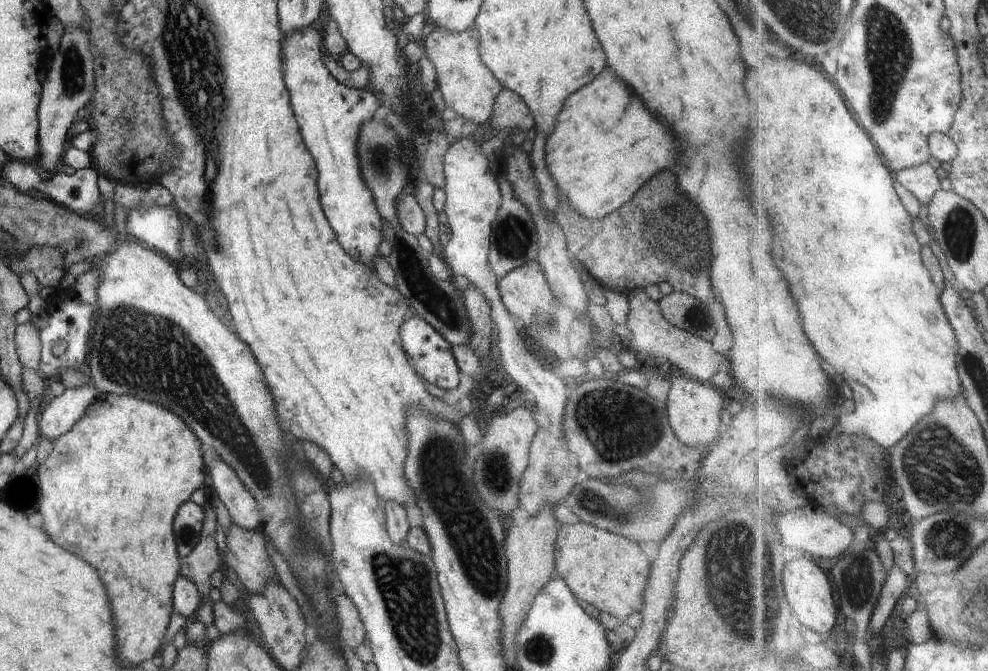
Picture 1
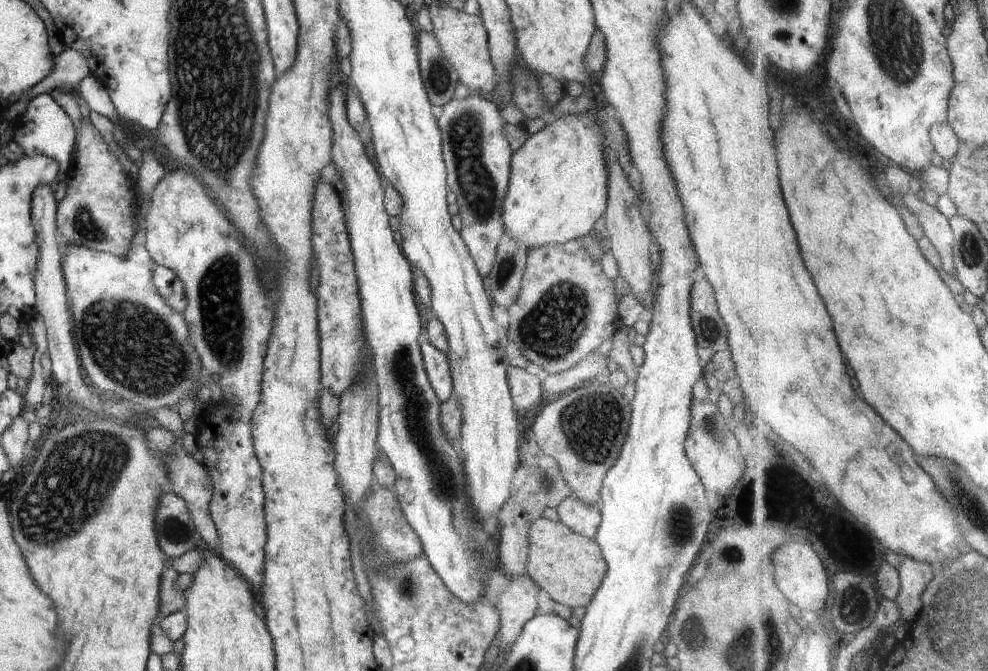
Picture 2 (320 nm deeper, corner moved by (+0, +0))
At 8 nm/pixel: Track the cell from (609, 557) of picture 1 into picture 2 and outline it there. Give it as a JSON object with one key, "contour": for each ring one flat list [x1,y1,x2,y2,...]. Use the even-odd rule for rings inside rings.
{"contour":[[540,518,530,526,530,548,525,572,553,601,568,608,586,607,607,572,602,550,594,539,570,530,564,522]]}

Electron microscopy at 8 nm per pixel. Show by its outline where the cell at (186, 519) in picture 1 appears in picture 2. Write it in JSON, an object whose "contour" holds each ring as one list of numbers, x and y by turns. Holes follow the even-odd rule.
{"contour":[[166,491,159,496,155,528,158,544,168,559,182,556,192,549,206,547,192,524,185,502,172,492]]}

